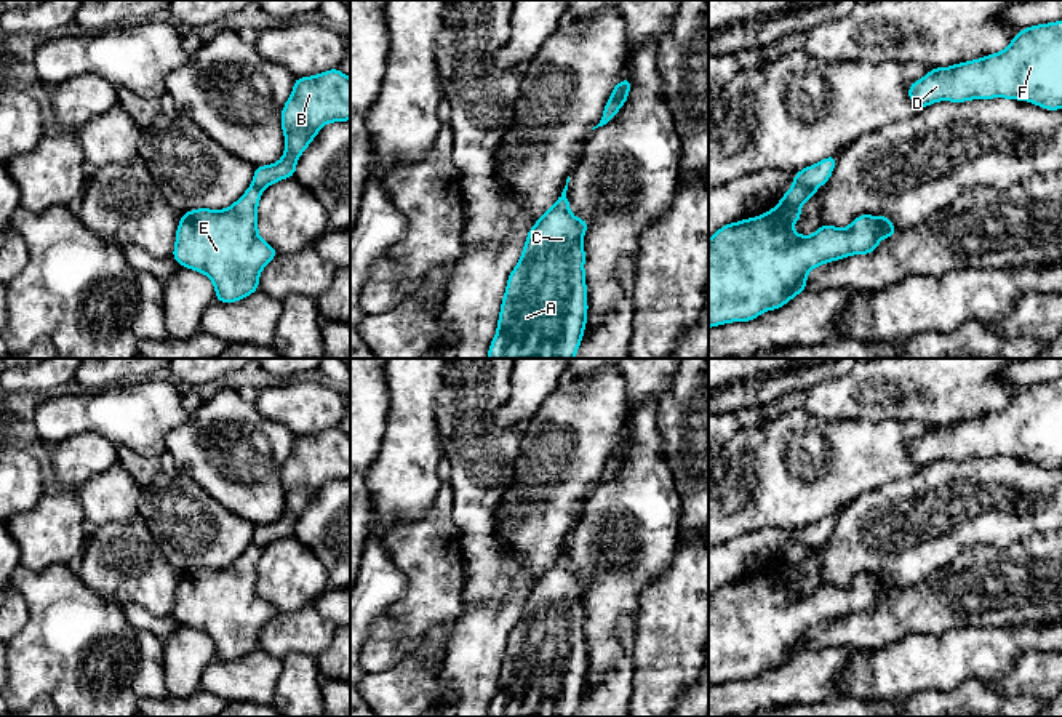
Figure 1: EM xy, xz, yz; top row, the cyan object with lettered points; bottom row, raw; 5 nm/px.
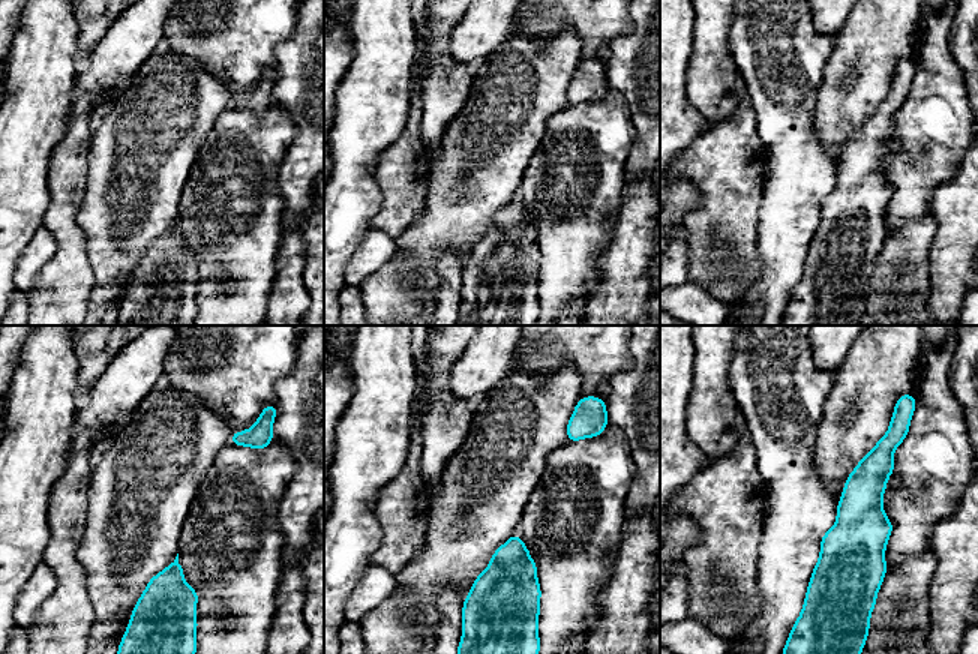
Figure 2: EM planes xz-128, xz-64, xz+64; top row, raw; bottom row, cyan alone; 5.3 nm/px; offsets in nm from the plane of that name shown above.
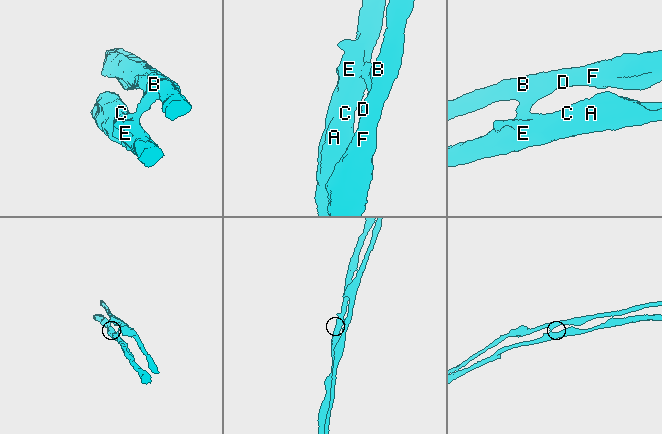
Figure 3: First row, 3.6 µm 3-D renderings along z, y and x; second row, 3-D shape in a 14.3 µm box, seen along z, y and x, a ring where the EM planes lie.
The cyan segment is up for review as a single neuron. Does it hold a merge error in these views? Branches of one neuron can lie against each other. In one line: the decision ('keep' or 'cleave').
cleave

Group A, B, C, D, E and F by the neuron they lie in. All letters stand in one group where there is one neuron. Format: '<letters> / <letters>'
A C E / B D F

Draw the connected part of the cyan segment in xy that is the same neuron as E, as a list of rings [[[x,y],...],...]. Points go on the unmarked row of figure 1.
[[[251,543],[226,568],[190,568],[181,573],[173,616],[182,626],[210,635],[221,661],[245,658],[259,647],[259,632],[278,610],[258,592],[262,547]]]

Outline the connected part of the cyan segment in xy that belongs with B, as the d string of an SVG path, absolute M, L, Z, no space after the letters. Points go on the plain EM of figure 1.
M339 427L299 435L281 469L285 512L273 522L256 525L253 543L266 547L294 535L296 520L323 483L350 479L350 437Z

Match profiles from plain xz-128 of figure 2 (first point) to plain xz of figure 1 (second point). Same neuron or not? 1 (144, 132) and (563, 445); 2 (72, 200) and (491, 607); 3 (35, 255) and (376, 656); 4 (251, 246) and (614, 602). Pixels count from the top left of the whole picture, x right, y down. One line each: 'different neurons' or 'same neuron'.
1: same neuron
2: different neurons
3: same neuron
4: same neuron

